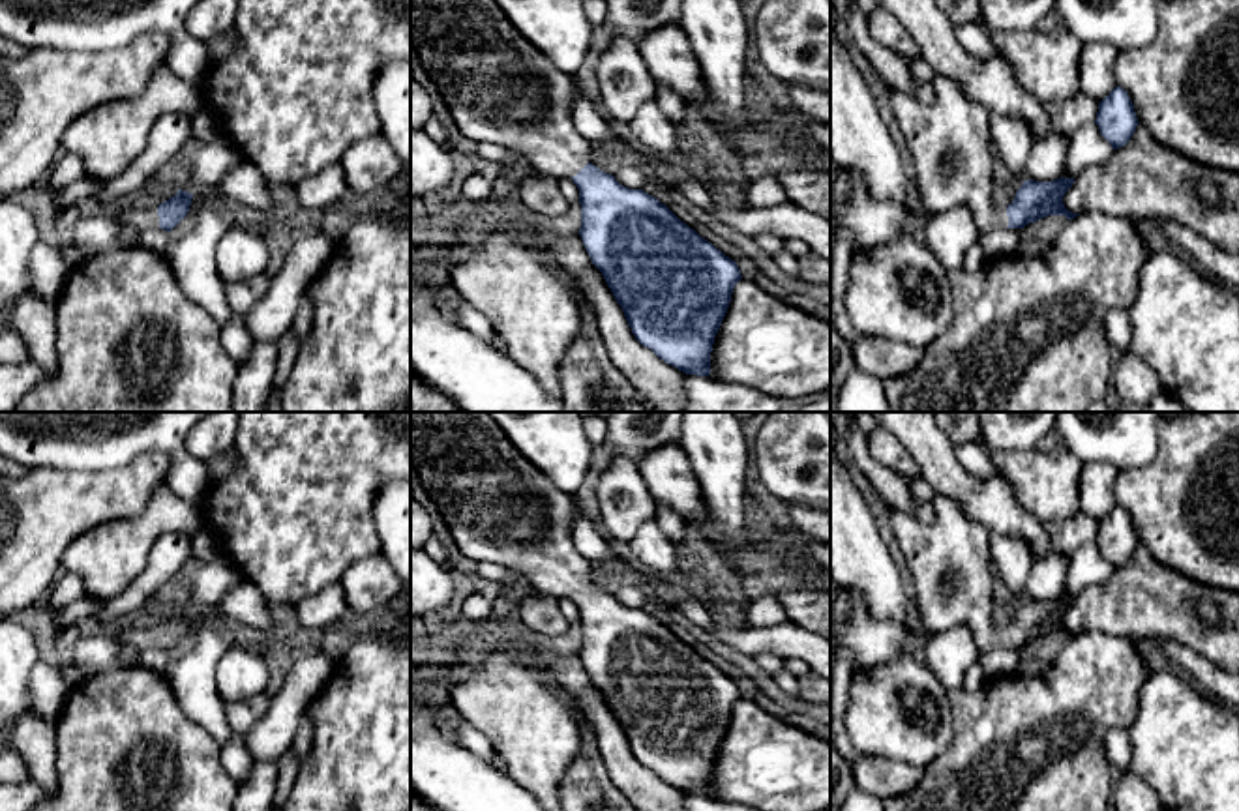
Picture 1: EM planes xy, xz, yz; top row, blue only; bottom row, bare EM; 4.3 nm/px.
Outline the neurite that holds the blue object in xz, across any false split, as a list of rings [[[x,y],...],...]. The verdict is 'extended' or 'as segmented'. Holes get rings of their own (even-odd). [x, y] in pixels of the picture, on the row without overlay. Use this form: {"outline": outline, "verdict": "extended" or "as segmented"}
{"outline": [[[411,412],[411,468],[435,502],[461,554],[478,564],[493,562],[508,571],[519,571],[540,594],[574,599],[581,624],[579,656],[622,727],[635,759],[679,790],[709,796],[714,757],[727,732],[733,708],[742,699],[740,689],[735,680],[682,642],[658,618],[643,609],[620,605],[613,594],[589,581],[592,564],[577,553],[572,538],[579,513],[574,496],[536,470],[487,412]]], "verdict": "extended"}

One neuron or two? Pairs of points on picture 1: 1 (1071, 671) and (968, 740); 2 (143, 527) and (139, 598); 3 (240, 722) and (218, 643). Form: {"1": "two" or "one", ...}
{"1": "one", "2": "two", "3": "two"}

